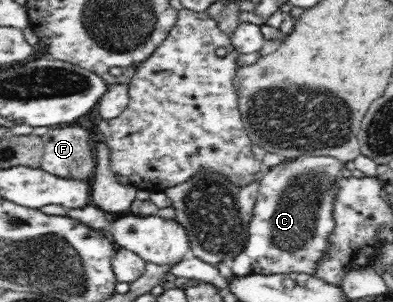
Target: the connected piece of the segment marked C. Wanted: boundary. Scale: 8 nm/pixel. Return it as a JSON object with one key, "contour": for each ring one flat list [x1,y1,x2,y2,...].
{"contour":[[299,157,296,160,286,160,275,168,265,169,260,176,259,196,249,222,249,236,242,252,234,258,232,271,235,276,283,273,312,275,316,272,320,260,326,256,329,234,333,232,334,182,341,175,340,169,344,164,345,162,331,157]]}

